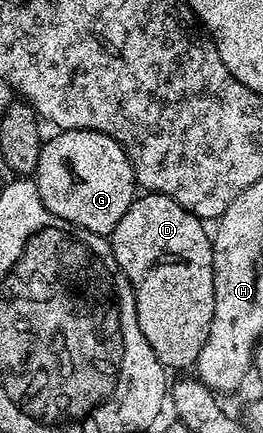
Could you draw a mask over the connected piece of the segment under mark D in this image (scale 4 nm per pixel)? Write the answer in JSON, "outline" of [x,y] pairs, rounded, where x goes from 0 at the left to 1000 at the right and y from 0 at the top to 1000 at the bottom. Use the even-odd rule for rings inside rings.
{"outline":[[[548,443],[521,450],[464,494],[418,547],[441,619],[487,644],[517,681],[517,748],[551,790],[578,801],[574,820],[654,850],[715,850],[749,838],[757,813],[798,767],[802,737],[814,734],[806,545],[795,529],[787,536],[776,527],[787,527],[779,510],[677,476],[662,457],[597,443]]]}

